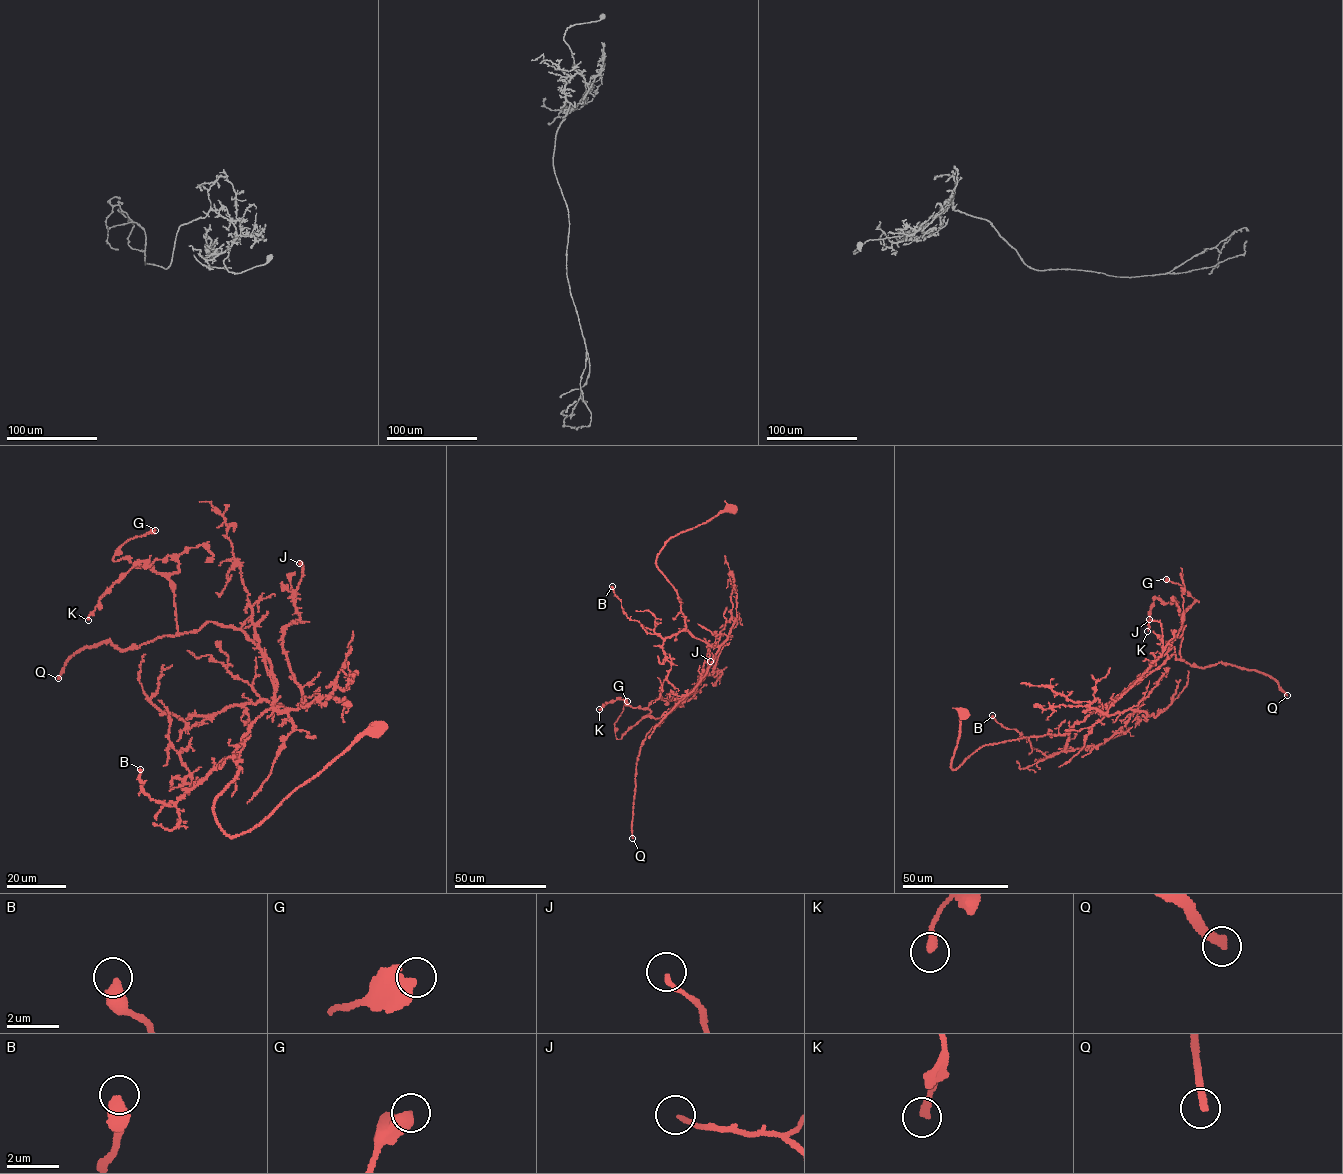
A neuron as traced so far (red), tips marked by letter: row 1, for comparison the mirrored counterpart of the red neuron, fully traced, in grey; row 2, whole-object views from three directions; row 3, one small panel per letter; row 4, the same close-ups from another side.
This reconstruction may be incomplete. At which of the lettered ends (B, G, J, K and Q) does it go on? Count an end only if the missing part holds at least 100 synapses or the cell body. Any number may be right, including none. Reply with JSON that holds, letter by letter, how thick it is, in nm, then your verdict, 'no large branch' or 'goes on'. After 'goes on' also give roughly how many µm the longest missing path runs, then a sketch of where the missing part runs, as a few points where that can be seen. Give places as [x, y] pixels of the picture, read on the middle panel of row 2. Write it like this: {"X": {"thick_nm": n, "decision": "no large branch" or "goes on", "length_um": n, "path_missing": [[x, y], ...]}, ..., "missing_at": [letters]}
{"B": {"thick_nm": 500, "decision": "no large branch"}, "G": {"thick_nm": 600, "decision": "no large branch"}, "J": {"thick_nm": 160, "decision": "no large branch"}, "K": {"thick_nm": 280, "decision": "no large branch"}, "Q": {"thick_nm": 300, "decision": "goes on", "length_um": 400}, "missing_at": ["Q"]}

